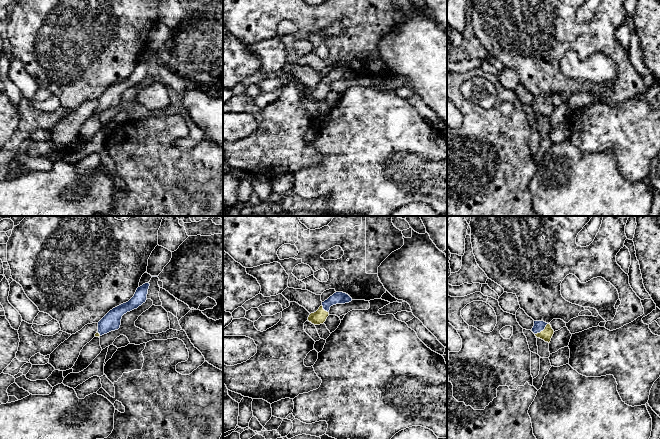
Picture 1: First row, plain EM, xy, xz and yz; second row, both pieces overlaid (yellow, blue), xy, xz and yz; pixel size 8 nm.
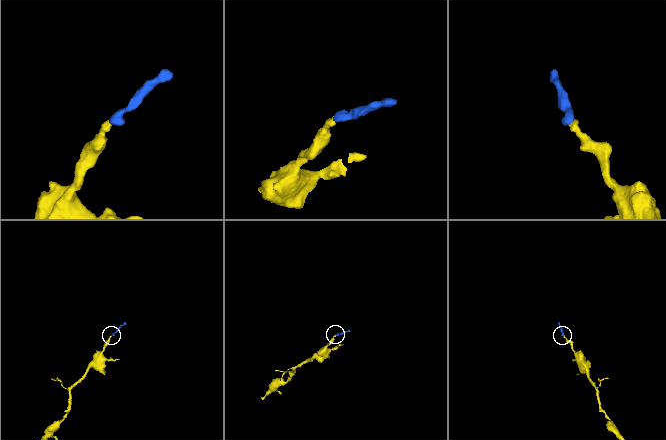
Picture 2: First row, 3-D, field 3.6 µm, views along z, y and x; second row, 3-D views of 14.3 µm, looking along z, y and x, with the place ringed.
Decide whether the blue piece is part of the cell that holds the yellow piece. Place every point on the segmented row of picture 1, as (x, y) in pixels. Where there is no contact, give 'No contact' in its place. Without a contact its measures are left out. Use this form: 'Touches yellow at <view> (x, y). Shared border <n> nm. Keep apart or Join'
Touches yellow at yz (543, 330). Shared border 140 nm. Join

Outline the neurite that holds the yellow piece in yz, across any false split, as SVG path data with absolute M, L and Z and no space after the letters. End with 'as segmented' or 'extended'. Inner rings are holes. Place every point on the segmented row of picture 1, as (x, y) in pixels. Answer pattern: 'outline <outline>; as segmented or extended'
outline M534 321L534 326L531 330L537 338L550 343L551 338L554 334L554 330L551 325L544 321Z; extended

